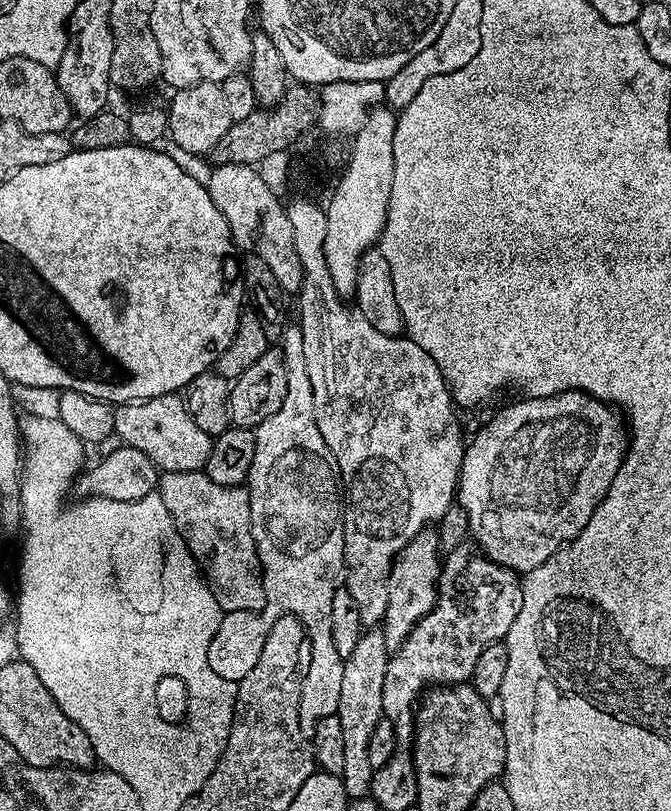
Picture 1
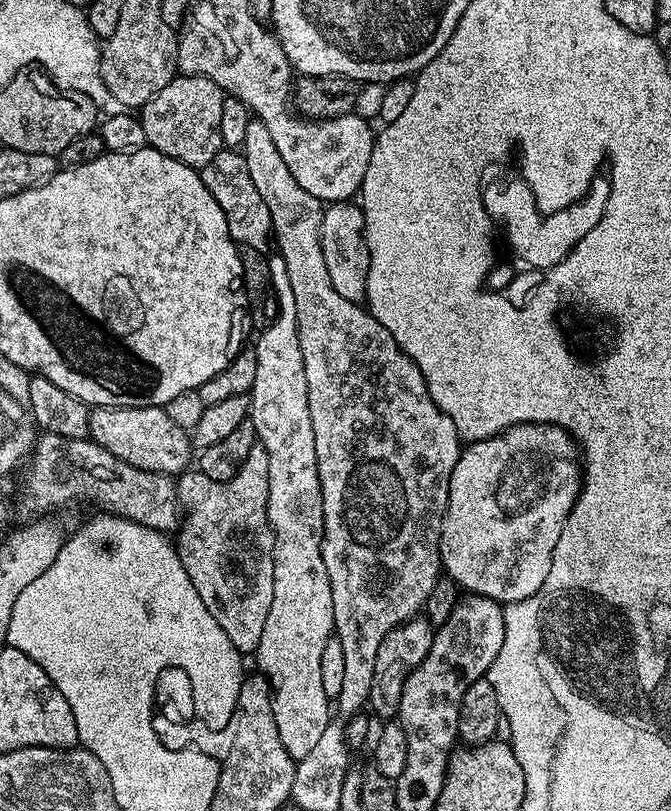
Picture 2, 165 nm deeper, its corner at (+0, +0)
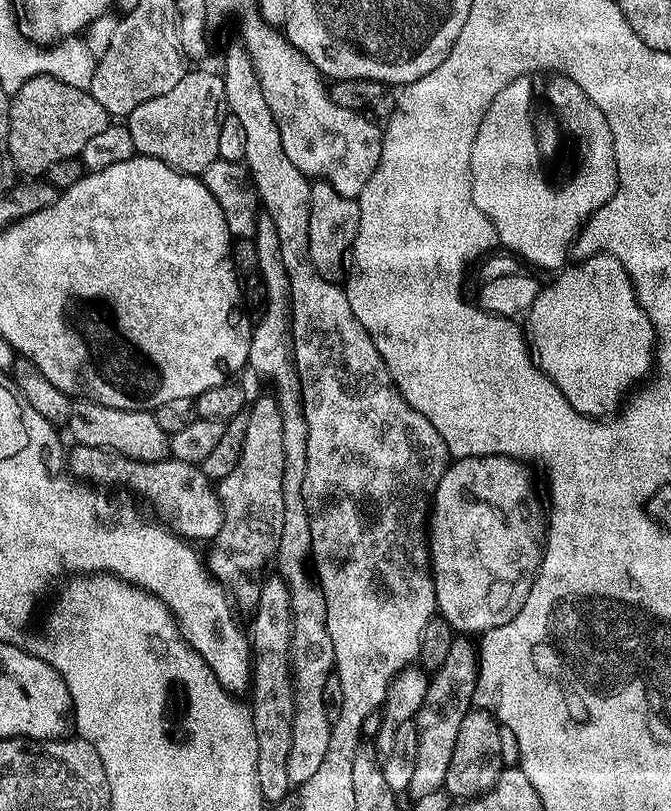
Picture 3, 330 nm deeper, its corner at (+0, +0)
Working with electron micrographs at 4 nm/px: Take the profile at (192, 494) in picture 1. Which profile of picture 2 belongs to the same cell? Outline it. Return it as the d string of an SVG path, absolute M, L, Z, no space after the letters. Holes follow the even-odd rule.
M259 446L250 450L250 458L242 466L242 470L238 470L238 474L234 474L234 478L230 478L226 482L214 482L214 478L206 478L199 470L185 470L179 473L176 480L176 493L182 509L182 519L174 536L176 553L186 566L187 573L190 574L190 581L196 581L196 590L198 590L202 602L206 602L206 610L210 610L210 614L214 614L218 626L222 626L222 630L226 631L227 637L231 642L234 642L234 646L241 654L255 653L256 647L262 642L262 630L266 630L266 617L270 614L270 602L274 602L274 538L276 536L272 532L268 517L269 490L270 458L266 458L266 450Z

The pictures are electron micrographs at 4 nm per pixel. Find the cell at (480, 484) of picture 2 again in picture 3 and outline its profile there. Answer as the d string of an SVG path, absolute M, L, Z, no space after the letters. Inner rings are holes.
M471 456L449 463L442 482L438 482L436 495L430 504L428 550L432 566L432 581L436 589L436 607L453 633L483 634L510 622L530 586L534 586L536 572L544 557L546 524L543 519L528 516L528 508L536 504L536 492L523 463L509 456Z

